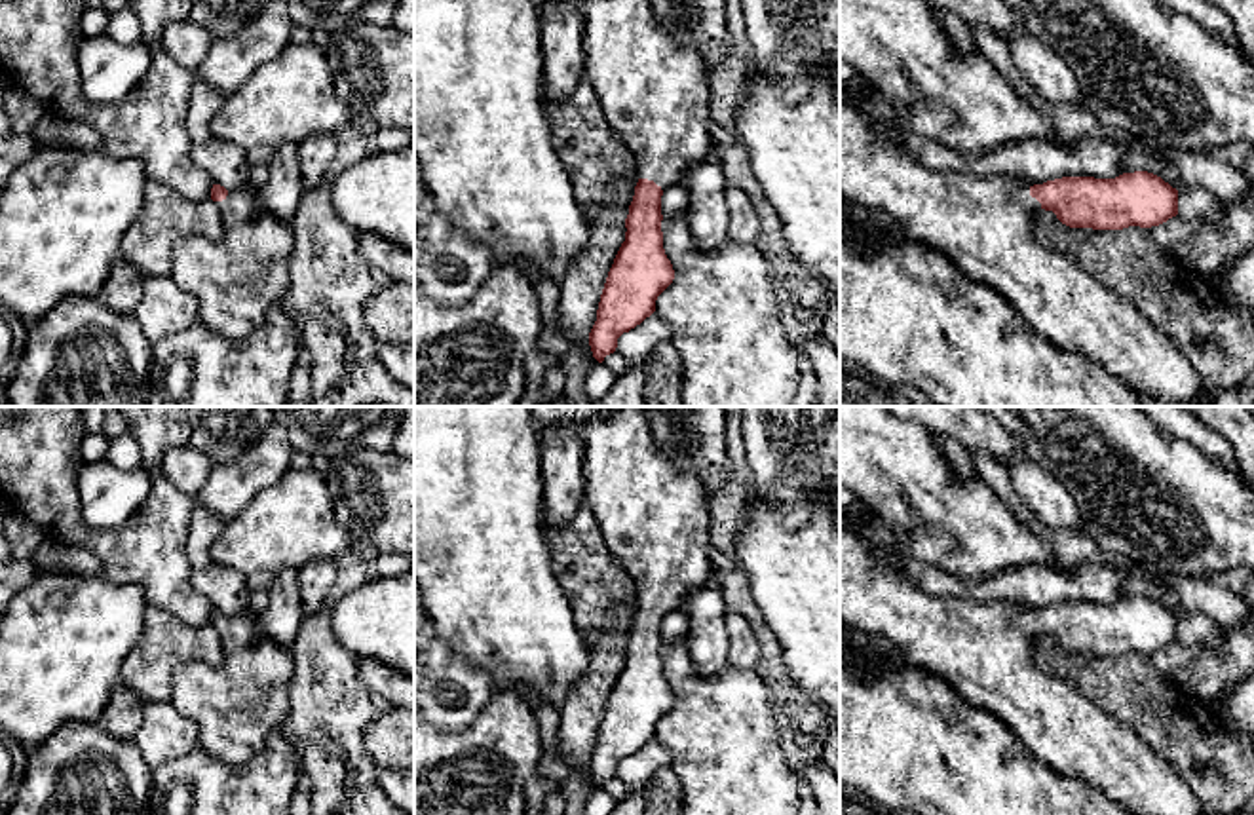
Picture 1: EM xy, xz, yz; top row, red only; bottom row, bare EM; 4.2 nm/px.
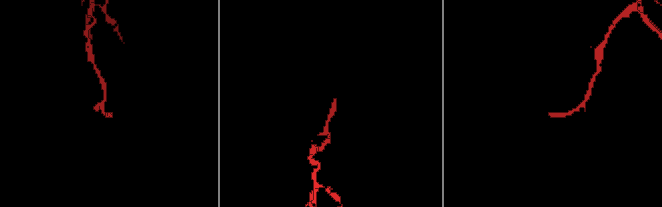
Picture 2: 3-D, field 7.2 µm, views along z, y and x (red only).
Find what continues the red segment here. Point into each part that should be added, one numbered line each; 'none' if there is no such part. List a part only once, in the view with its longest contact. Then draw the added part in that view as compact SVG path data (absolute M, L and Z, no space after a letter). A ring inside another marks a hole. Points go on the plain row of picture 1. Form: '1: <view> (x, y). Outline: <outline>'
1: xz (652, 510). Outline: M600 407L600 410L585 424L583 441L585 441L583 500L591 507L591 511L597 519L597 524L602 532L606 549L614 557L616 564L633 579L633 583L636 587L638 604L654 606L661 616L667 616L673 610L678 610L682 606L684 598L690 593L694 593L695 589L707 585L714 574L712 562L711 562L712 543L709 538L709 496L707 496L701 481L695 477L692 467L688 467L686 464L680 464L676 460L676 456L667 452L656 441L642 407Z

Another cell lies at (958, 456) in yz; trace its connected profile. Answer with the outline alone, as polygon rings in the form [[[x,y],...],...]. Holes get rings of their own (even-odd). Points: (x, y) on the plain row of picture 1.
[[[935,435],[935,443],[960,479],[973,479],[977,475],[971,452],[958,439]]]

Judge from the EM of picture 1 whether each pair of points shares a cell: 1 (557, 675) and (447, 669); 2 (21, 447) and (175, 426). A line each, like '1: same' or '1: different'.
1: different
2: different

